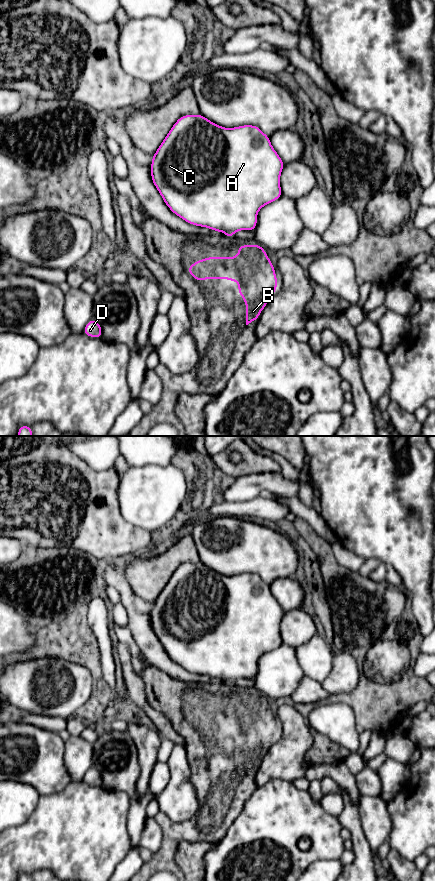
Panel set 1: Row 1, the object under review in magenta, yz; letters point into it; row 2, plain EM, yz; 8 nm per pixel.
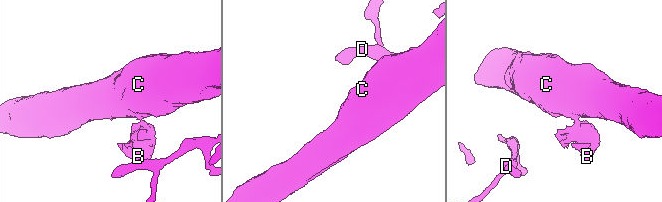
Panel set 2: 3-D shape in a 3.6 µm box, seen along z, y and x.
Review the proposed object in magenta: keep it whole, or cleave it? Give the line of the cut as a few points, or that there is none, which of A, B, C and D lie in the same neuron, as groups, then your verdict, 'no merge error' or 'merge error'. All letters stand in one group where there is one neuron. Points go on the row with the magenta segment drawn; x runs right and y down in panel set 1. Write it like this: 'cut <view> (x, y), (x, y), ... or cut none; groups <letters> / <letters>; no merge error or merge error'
cut yz (231, 233), (227, 235); groups A C D / B; merge error

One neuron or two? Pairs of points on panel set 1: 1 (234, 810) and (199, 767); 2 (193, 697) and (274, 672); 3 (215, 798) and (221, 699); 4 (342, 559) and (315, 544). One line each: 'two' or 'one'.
1: one
2: two
3: one
4: two

